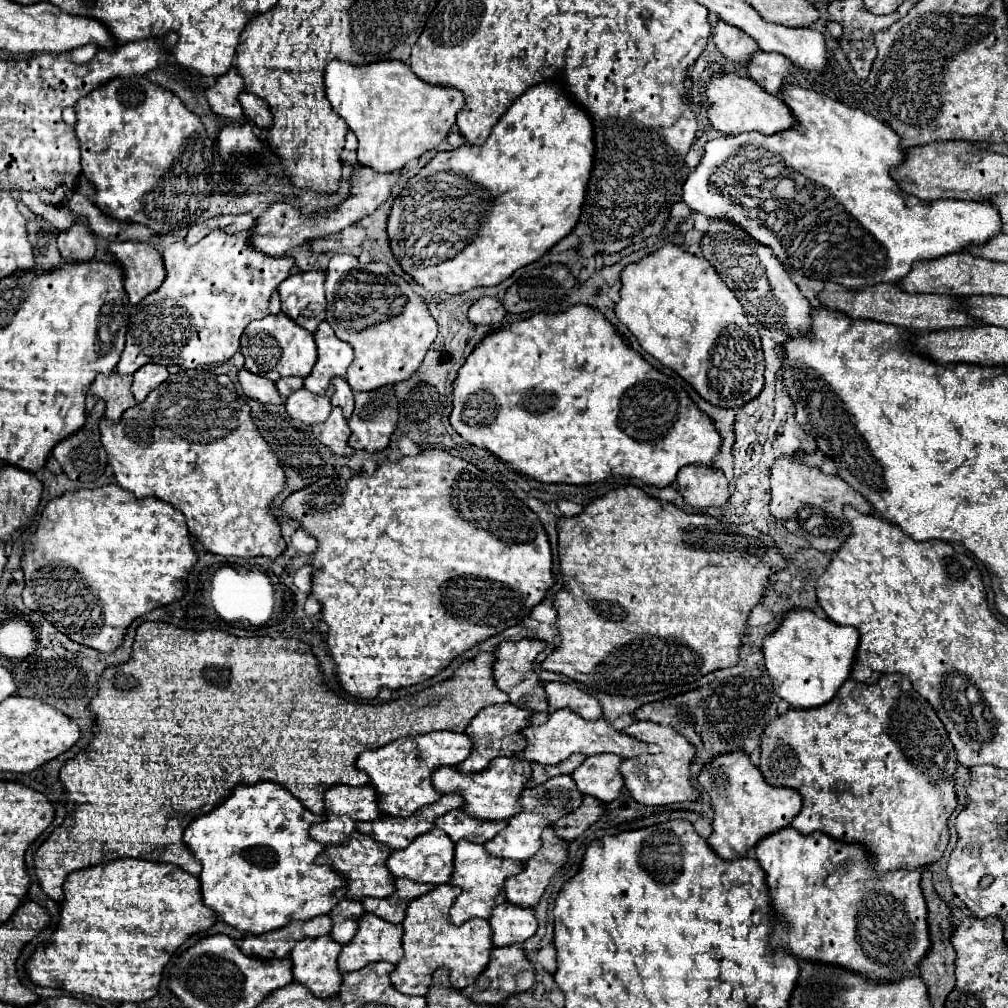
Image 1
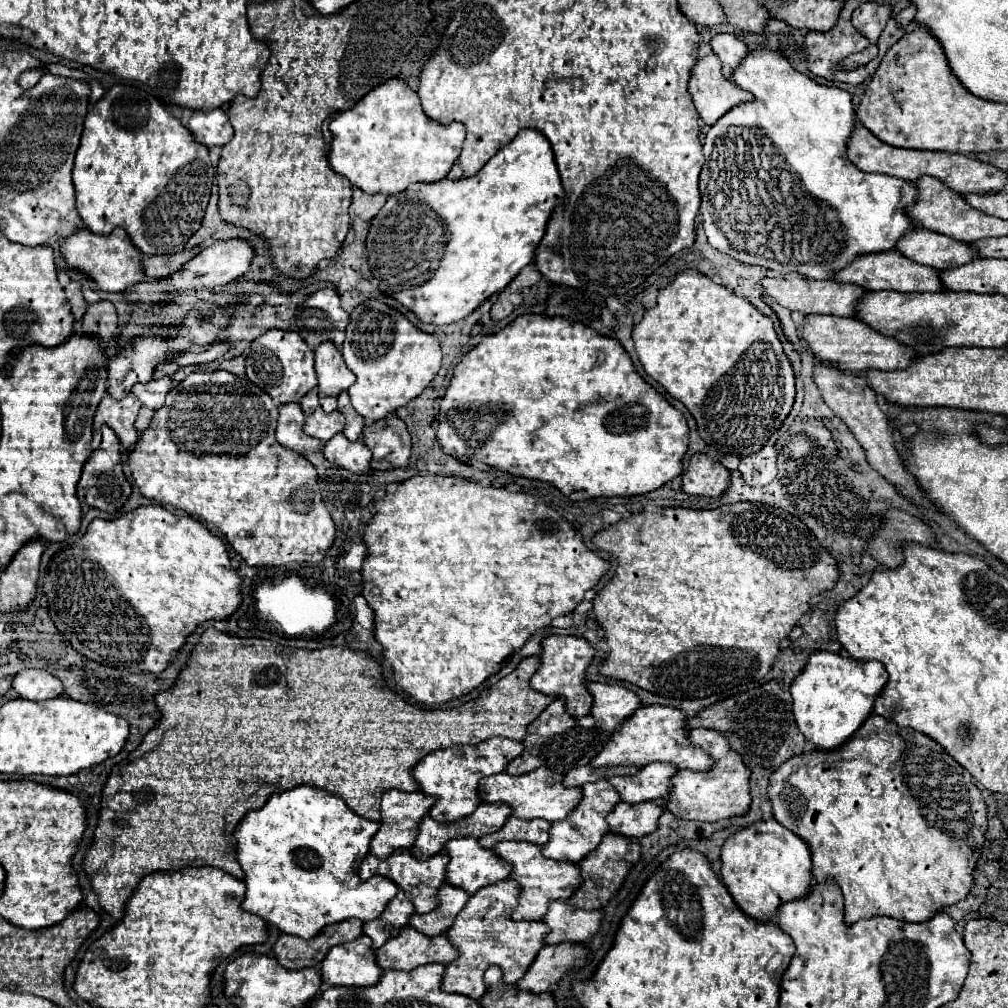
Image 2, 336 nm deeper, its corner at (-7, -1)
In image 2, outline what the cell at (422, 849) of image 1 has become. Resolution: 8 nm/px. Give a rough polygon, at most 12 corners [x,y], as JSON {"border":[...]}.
{"border":[[478,837],[446,843],[448,883],[474,895],[510,875]]}

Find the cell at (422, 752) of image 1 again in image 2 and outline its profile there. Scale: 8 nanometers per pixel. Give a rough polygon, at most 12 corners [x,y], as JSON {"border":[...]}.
{"border":[[494,737],[426,755],[412,775],[454,823],[482,803],[480,779],[502,773],[522,741]]}

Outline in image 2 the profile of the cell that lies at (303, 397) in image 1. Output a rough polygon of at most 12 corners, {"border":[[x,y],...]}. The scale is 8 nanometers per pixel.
{"border":[[320,407],[306,419],[306,435],[324,443],[344,431],[338,411]]}

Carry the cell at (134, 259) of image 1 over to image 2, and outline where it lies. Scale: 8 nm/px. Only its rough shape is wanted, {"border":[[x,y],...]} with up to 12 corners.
{"border":[[82,227],[60,239],[62,259],[100,291],[144,279],[124,229]]}

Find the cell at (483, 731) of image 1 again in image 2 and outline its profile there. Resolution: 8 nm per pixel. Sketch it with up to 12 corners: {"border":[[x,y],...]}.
{"border":[[564,697],[530,725],[522,757],[506,767],[568,773],[588,765],[610,733],[570,717]]}

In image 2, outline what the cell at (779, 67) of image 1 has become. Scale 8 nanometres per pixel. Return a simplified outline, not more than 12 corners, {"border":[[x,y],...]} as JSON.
{"border":[[714,35],[710,47],[722,63],[722,75],[732,79],[734,65],[748,47],[740,37]]}

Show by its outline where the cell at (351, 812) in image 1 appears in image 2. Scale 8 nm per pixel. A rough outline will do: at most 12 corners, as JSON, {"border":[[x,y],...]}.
{"border":[[404,791],[382,797],[382,827],[370,853],[390,857],[414,845],[434,797]]}

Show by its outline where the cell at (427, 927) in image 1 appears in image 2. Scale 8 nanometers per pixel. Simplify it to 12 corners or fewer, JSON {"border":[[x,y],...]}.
{"border":[[518,883],[470,897],[448,929],[460,957],[442,989],[480,999],[484,971],[516,983],[546,945],[542,921],[512,921]]}

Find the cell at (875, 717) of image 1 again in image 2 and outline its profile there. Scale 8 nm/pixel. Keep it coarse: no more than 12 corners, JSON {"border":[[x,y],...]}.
{"border":[[870,715],[770,775],[846,925],[974,885],[974,777]]}

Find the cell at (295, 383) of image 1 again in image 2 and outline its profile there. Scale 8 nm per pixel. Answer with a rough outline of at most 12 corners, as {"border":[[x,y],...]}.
{"border":[[312,389],[300,403],[308,417],[318,407],[318,391]]}

